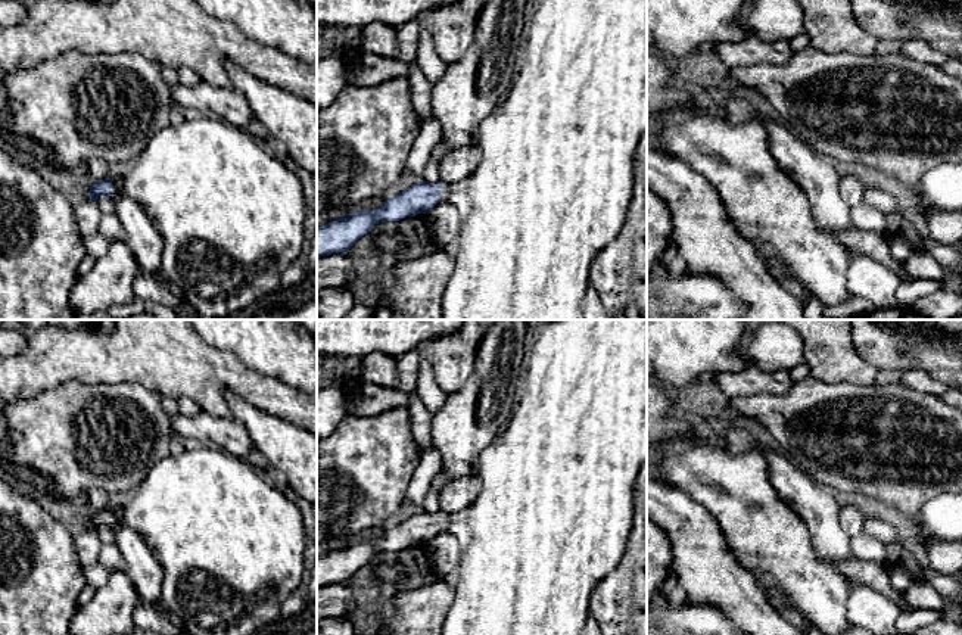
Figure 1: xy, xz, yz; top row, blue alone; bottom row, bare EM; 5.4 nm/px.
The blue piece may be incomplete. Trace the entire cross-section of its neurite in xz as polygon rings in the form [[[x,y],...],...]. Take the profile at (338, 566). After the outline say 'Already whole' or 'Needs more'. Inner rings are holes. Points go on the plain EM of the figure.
[[[526,320],[523,361],[514,383],[513,408],[494,441],[480,452],[477,476],[482,488],[476,501],[464,511],[420,511],[389,527],[377,539],[359,539],[317,558],[317,588],[346,583],[362,566],[385,551],[429,542],[439,532],[452,533],[461,548],[458,585],[443,623],[442,635],[583,635],[589,620],[589,600],[595,586],[620,563],[633,525],[633,499],[639,469],[647,463],[647,320]]]. Needs more

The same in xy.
[[[215,446],[174,449],[125,497],[121,517],[110,508],[97,510],[85,529],[97,533],[100,526],[113,527],[119,522],[140,533],[159,561],[164,608],[183,622],[186,635],[259,635],[280,617],[284,601],[303,576],[305,529],[296,502],[246,460]]]. Needs more

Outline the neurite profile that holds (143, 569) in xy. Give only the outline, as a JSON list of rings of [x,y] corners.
[[[122,522],[113,525],[112,529],[115,545],[127,563],[127,575],[134,583],[143,604],[159,613],[166,613],[162,604],[164,570],[144,538]]]

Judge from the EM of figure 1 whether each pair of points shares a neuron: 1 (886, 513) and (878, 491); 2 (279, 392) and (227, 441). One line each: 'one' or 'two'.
1: two
2: two

